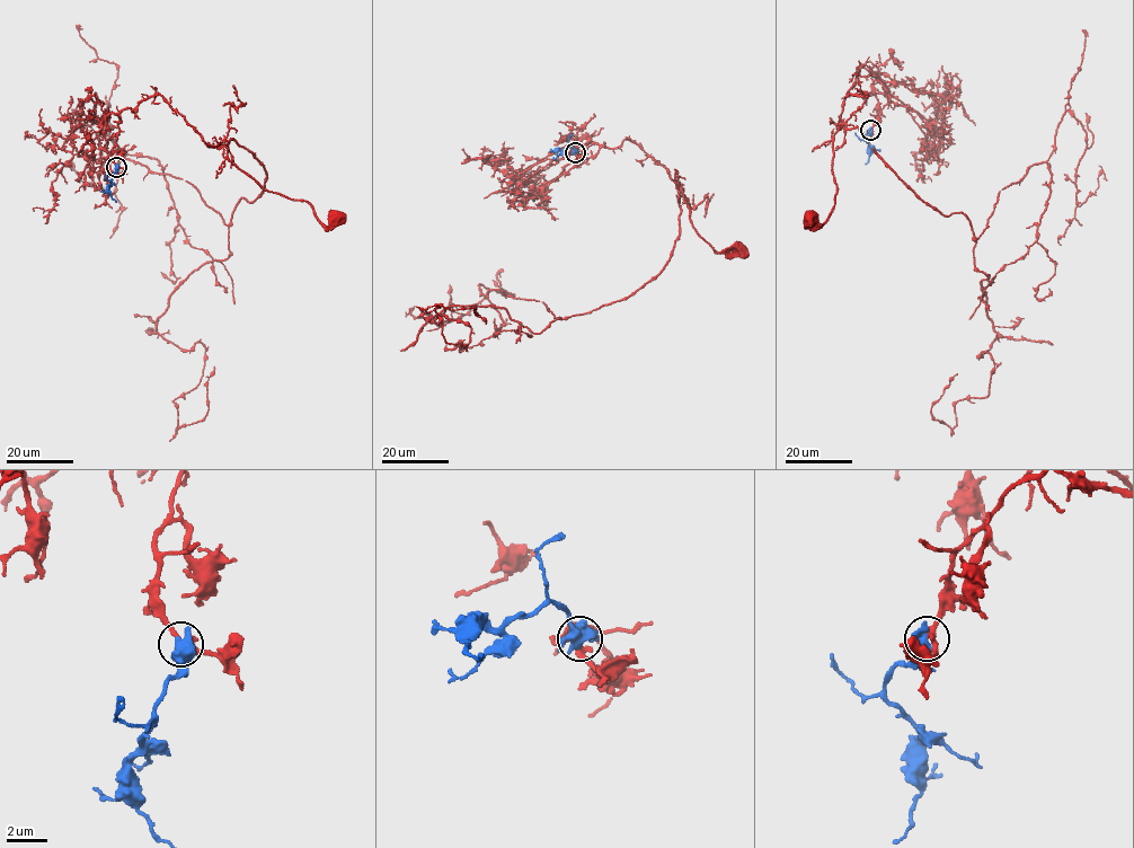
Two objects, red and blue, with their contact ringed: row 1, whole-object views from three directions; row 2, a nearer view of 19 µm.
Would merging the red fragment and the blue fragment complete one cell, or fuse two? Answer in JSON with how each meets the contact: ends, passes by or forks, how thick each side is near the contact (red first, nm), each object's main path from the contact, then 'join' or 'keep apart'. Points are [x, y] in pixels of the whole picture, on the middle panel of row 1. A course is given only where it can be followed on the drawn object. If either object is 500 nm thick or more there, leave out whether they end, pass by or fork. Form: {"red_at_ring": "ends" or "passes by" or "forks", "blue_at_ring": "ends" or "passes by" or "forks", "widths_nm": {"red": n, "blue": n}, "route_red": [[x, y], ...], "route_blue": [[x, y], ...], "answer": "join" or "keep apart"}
{"red_at_ring": "passes by", "blue_at_ring": "forks", "widths_nm": {"red": 240, "blue": 480}, "route_red": [[575, 151], [583, 162], [602, 147], [617, 149], [628, 139], [683, 188], [692, 223], [714, 252], [741, 250]], "route_blue": [[575, 151], [569, 146], [555, 152], [559, 155]], "answer": "join"}

